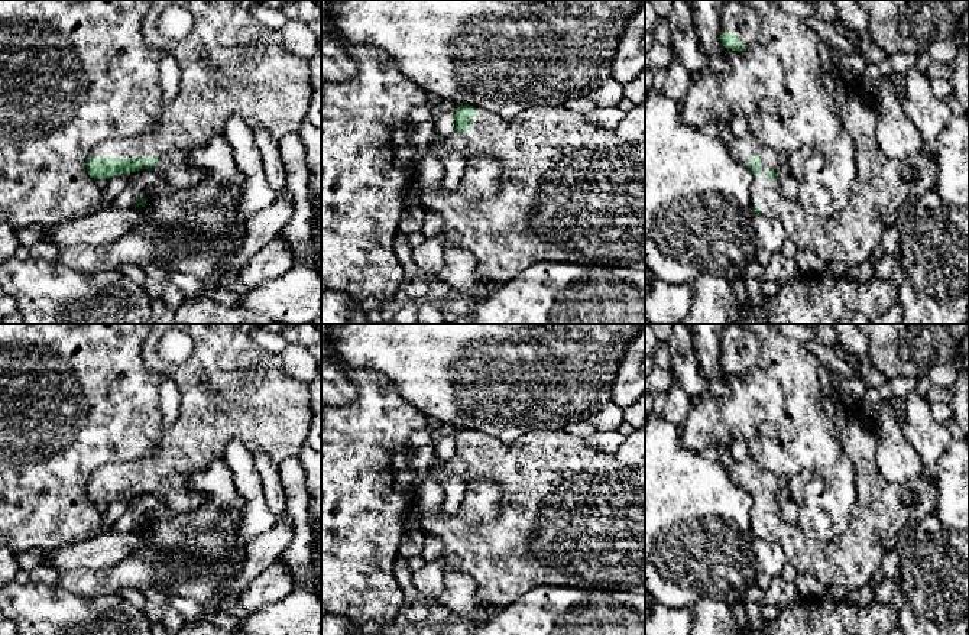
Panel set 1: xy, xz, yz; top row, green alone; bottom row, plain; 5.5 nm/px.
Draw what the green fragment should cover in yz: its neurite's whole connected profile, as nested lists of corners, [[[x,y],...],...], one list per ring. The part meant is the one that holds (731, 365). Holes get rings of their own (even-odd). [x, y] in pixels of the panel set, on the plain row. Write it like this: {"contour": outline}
{"contour": [[[730,324],[723,330],[720,365],[726,373],[742,375],[758,357],[759,341],[745,325]]]}

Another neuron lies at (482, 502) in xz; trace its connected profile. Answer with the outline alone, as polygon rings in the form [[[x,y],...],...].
[[[487,479],[473,480],[467,485],[466,496],[458,511],[467,525],[480,525],[498,518],[500,511],[500,485]]]

